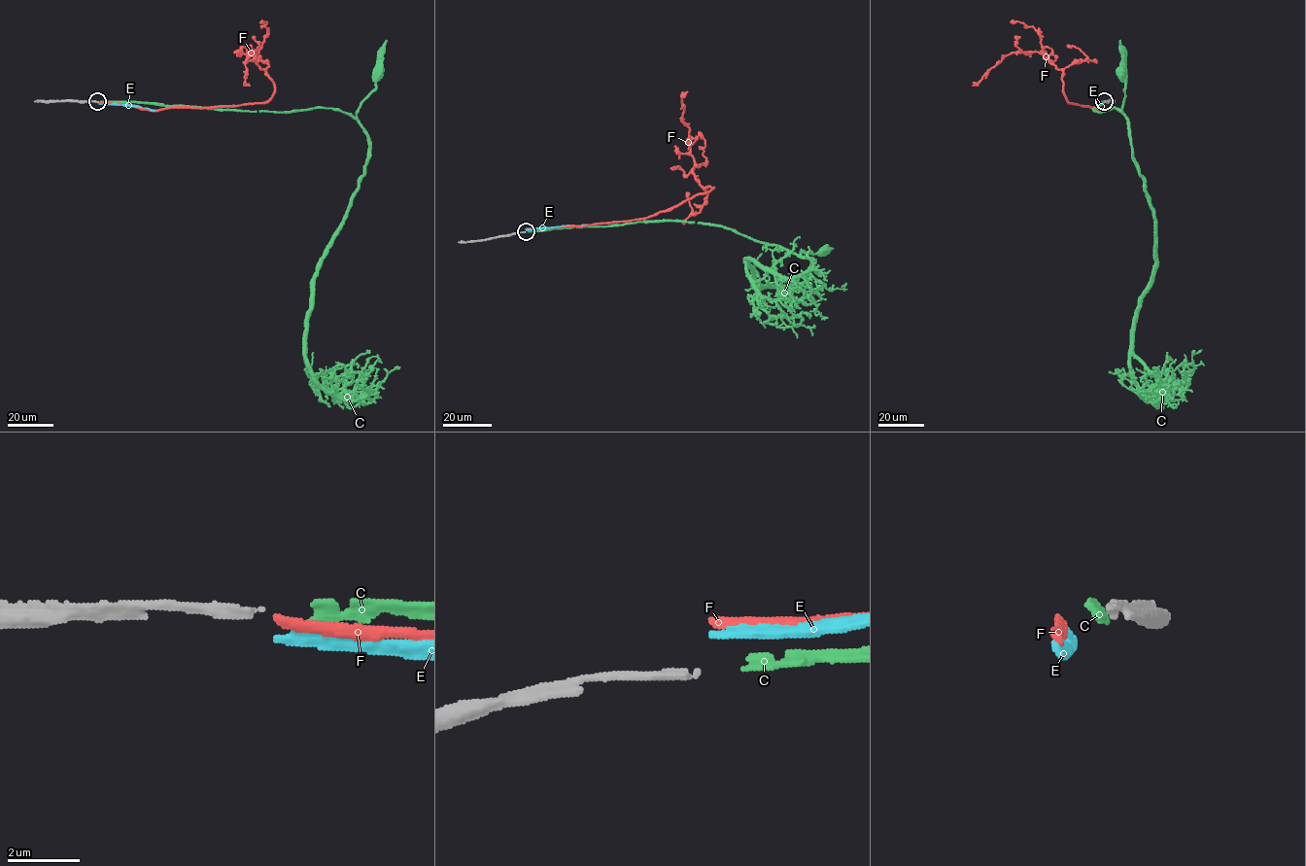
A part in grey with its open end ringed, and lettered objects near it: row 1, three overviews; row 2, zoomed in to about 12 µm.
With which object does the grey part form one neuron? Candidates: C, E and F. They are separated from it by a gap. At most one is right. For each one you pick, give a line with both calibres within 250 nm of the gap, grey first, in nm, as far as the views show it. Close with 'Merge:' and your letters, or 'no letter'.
C: Thickness 240 nm (grey) against 240 nm
Merge: C

